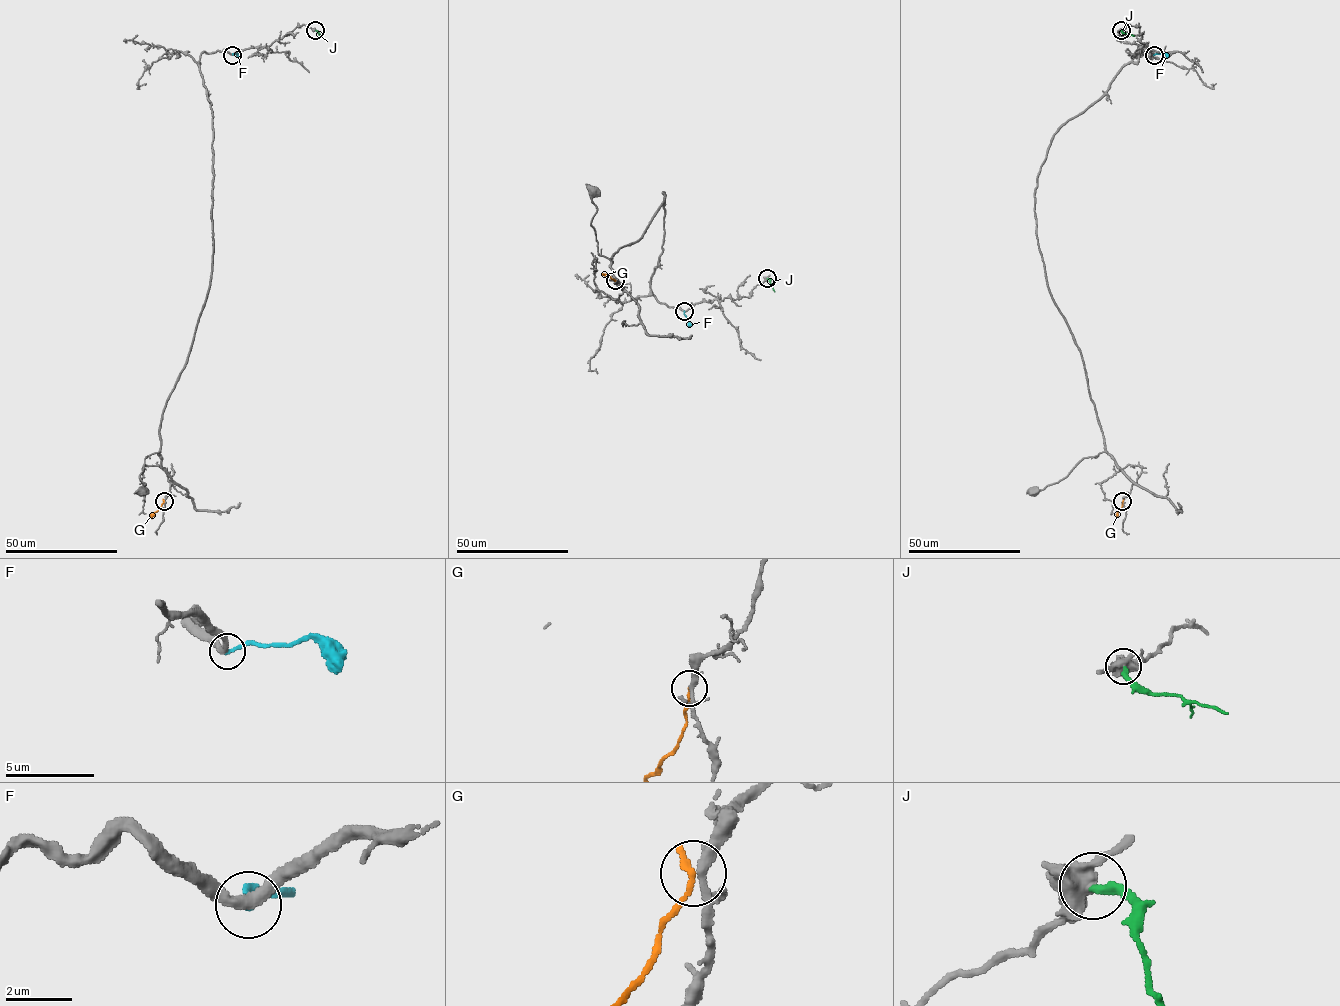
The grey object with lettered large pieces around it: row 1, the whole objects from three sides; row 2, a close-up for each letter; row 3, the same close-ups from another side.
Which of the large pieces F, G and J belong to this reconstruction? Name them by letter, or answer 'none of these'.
none of these

